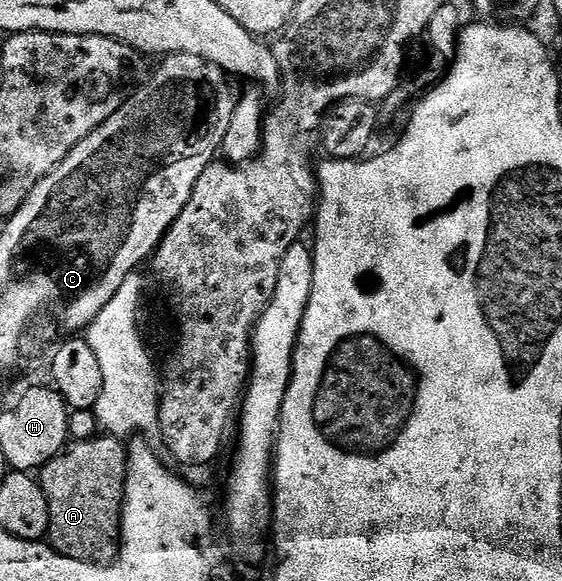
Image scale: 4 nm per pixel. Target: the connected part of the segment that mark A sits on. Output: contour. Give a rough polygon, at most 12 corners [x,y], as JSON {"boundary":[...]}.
{"boundary":[[97,434],[39,469],[47,543],[82,564],[120,551],[128,450]]}

